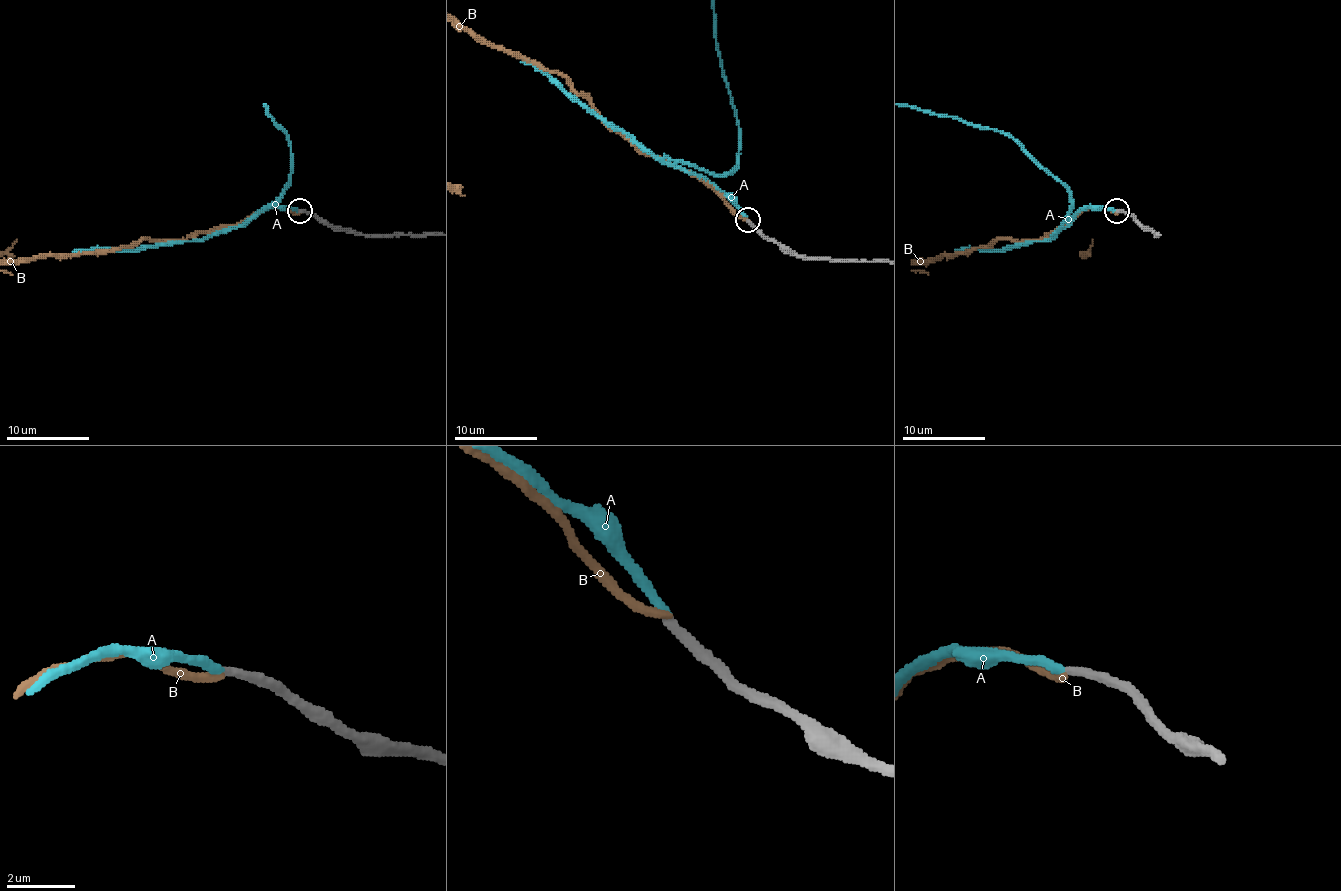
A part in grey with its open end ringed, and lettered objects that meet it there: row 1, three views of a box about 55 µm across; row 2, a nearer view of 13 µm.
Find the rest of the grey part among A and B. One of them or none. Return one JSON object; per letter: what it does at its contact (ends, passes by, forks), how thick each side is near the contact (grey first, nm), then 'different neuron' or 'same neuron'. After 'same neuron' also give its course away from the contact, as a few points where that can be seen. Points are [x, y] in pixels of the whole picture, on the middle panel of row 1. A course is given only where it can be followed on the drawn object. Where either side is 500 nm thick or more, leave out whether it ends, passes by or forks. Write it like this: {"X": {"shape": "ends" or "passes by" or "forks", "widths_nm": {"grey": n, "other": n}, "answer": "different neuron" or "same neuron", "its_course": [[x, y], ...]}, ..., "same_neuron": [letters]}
{"A": {"shape": "ends", "widths_nm": {"grey": 280, "other": 280}, "answer": "same neuron"}, "B": {"shape": "ends", "widths_nm": {"grey": 280, "other": 240}, "answer": "different neuron"}, "same_neuron": ["A"]}

